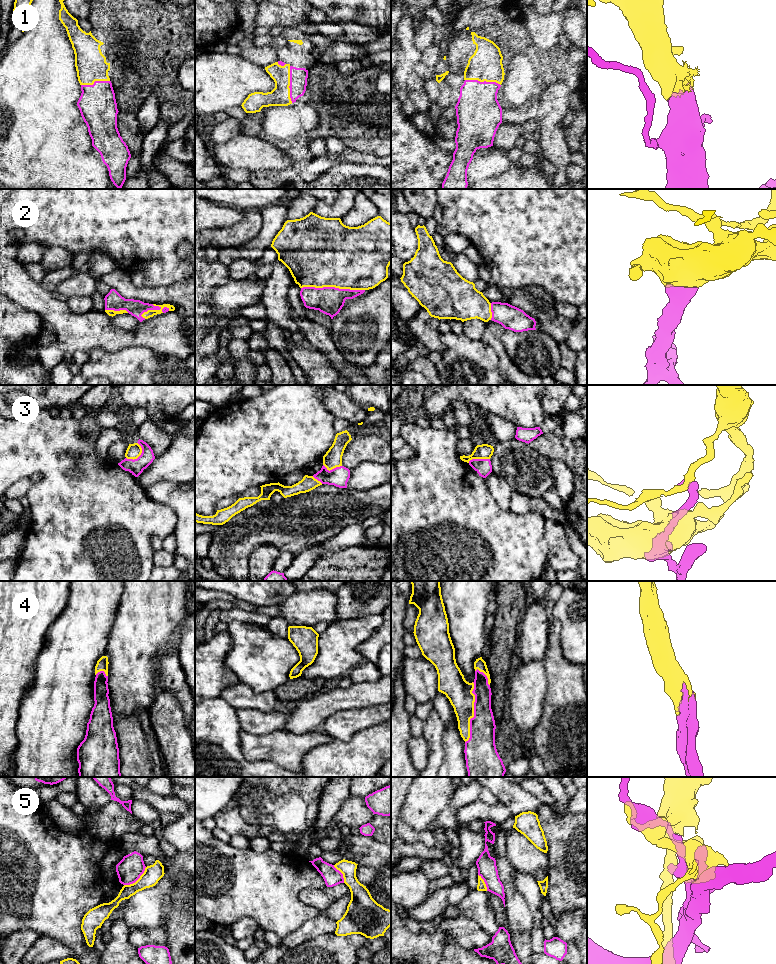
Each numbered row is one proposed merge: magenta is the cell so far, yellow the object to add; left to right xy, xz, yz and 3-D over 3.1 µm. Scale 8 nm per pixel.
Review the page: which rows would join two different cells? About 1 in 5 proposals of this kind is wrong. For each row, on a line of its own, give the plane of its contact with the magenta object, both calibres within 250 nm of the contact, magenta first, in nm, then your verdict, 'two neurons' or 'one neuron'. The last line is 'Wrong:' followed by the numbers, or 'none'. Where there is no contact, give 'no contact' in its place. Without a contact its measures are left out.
1: xz | 140/160 nm | one neuron
2: xz | 220/500 nm | one neuron
3: xy | 120/120 nm | two neurons
4: yz | 200/200 nm | one neuron
5: xy | 200/140 nm | two neurons
Wrong: 3, 5

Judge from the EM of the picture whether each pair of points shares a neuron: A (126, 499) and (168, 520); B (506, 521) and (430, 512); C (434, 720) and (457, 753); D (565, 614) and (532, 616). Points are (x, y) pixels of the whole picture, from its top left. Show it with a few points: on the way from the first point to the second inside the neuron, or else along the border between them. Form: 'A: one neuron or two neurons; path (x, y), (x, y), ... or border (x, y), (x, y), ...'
A: one neuron; path (136, 509), (146, 519), (158, 520)
B: one neuron; path (487, 521), (457, 521), (449, 518)
C: two neurons; border (445, 728), (443, 735), (444, 758)
D: two neurons; border (548, 608), (551, 617)

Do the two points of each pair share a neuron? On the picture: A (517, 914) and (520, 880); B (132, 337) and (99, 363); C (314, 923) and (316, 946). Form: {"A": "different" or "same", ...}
{"A": "different", "B": "different", "C": "different"}

